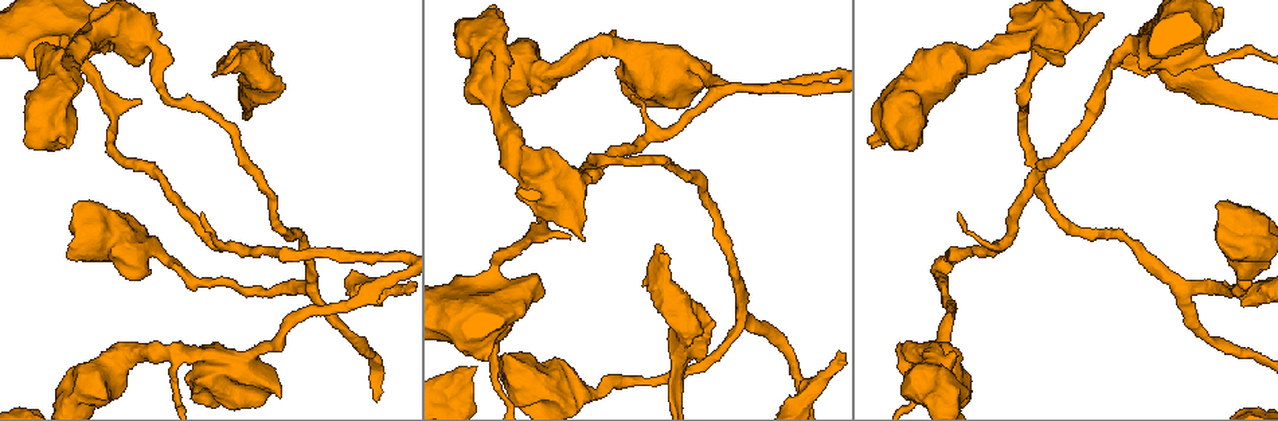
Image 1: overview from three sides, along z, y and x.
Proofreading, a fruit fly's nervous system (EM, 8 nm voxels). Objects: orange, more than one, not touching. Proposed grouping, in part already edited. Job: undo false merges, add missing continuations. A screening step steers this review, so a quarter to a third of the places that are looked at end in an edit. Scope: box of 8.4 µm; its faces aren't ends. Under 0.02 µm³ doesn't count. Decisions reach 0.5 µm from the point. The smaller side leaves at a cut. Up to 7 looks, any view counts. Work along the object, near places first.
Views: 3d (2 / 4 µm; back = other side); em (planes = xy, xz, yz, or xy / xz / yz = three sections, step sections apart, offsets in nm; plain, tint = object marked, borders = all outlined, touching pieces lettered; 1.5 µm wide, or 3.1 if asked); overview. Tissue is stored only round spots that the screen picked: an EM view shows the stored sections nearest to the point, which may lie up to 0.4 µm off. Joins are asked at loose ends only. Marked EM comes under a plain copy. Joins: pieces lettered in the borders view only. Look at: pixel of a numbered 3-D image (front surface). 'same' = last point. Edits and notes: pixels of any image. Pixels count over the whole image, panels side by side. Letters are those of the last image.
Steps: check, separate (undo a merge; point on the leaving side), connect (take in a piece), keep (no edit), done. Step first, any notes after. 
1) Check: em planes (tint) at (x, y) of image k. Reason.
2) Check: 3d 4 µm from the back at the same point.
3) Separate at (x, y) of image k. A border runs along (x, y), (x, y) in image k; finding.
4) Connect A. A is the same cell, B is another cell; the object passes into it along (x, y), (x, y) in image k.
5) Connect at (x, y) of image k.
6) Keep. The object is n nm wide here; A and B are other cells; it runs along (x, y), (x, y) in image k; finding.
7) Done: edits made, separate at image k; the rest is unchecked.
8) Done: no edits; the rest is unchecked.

Check: em planes (borders) at (814, 386) of image 1. Sudden change in width.

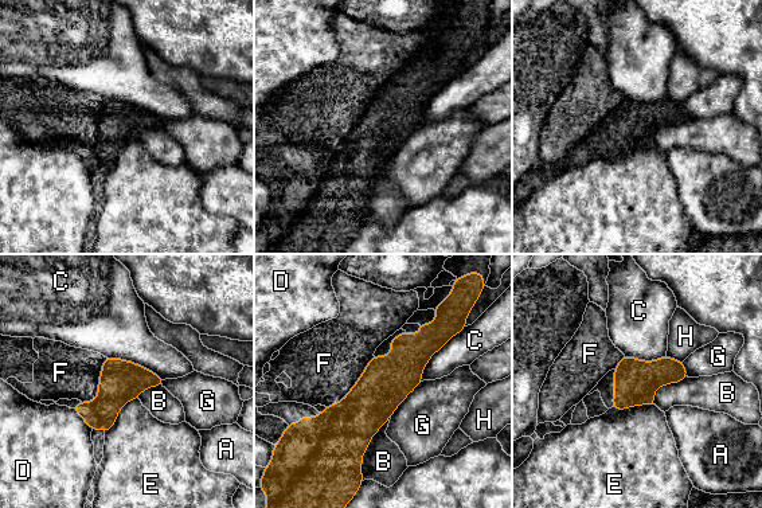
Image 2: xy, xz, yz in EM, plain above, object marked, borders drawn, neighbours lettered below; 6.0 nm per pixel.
Keep. A, B, C, D, E, F, G and H are other cells; a border runs along (390, 415), (364, 452), (362, 475) in image 2; continuous, no second neuron.

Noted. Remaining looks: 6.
Check: em planes (borders) at (1223, 203) of image 1. Stops while still wide.

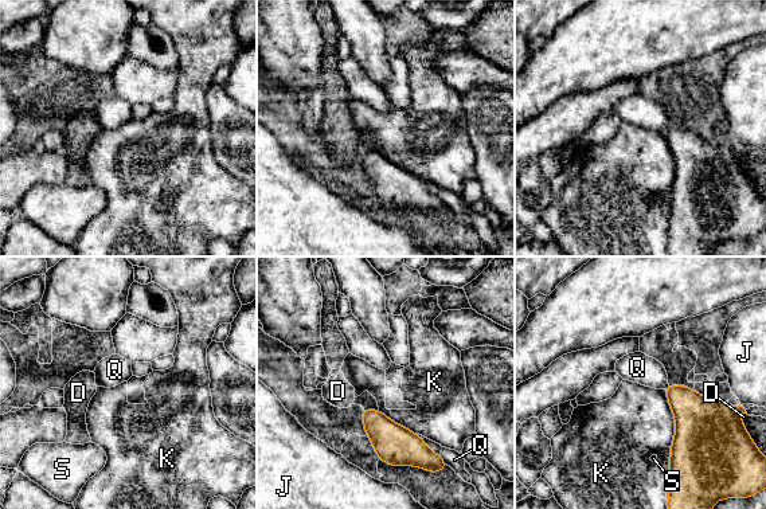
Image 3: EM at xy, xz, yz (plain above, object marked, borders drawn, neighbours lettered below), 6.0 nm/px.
Keep. D, J, K, Q and S are other cells; a border runs along (415, 434), (449, 465) in image 3; no lettered piece goes on from it.

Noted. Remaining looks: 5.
Check: 3d 4 µm at (539, 291) of image 1.

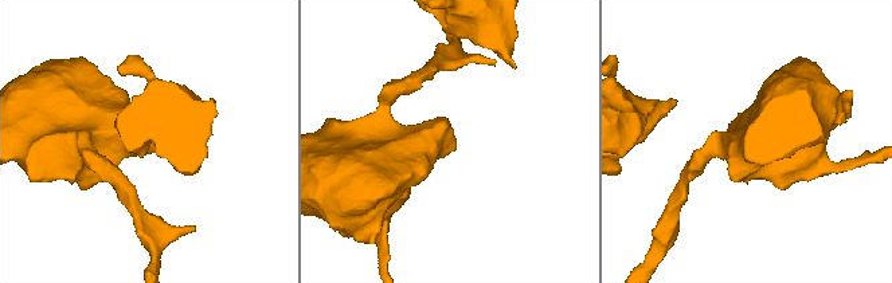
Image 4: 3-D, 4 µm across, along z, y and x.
Check: em xz step 8 (tint) at (153, 150) of image 4. Need the tissue.

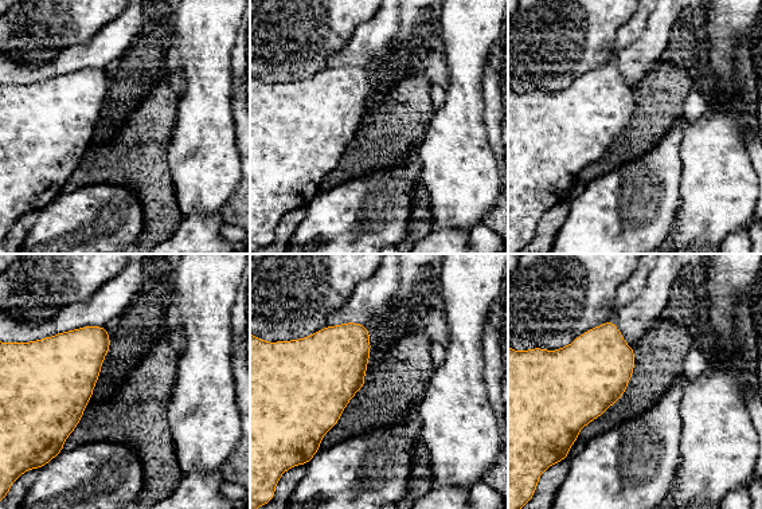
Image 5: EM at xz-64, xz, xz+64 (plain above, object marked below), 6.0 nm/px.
Check: em planes (borders) at the same point.

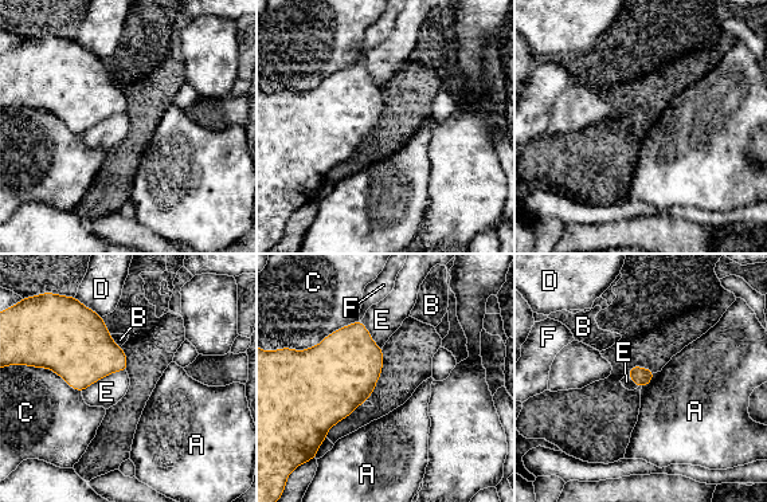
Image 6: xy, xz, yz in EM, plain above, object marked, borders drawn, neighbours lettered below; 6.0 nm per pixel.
Keep. A, B, C, D, E and F are other cells; no lettered piece goes on from it.

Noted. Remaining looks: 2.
Done: no edits; the rest is unchecked.

